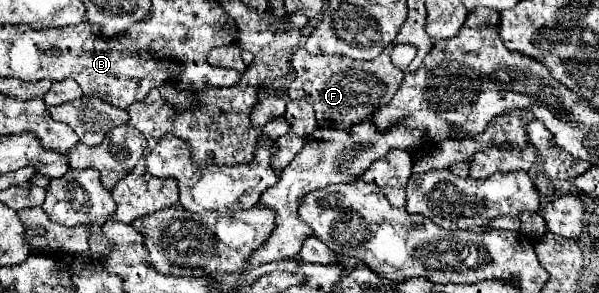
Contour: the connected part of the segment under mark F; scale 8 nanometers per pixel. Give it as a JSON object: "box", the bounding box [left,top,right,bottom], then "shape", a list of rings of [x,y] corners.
{"box":[289,47,405,129],"shape":[[[299,47],[291,59],[295,79],[289,85],[289,99],[303,99],[311,103],[319,127],[347,129],[357,121],[371,117],[377,109],[385,107],[397,93],[405,73],[391,63],[391,47],[385,47],[373,61],[353,61],[351,57],[337,55],[311,55]]]}

